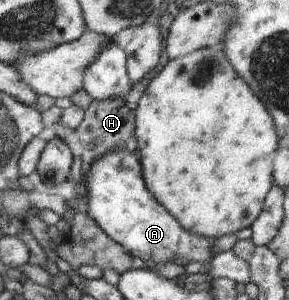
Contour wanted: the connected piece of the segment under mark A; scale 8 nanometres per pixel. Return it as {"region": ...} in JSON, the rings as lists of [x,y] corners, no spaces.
{"region":[[[116,151],[100,157],[87,173],[87,214],[96,225],[118,243],[125,253],[143,261],[186,265],[190,261],[209,263],[214,257],[216,238],[200,237],[186,231],[146,189],[139,159],[130,151]]]}

